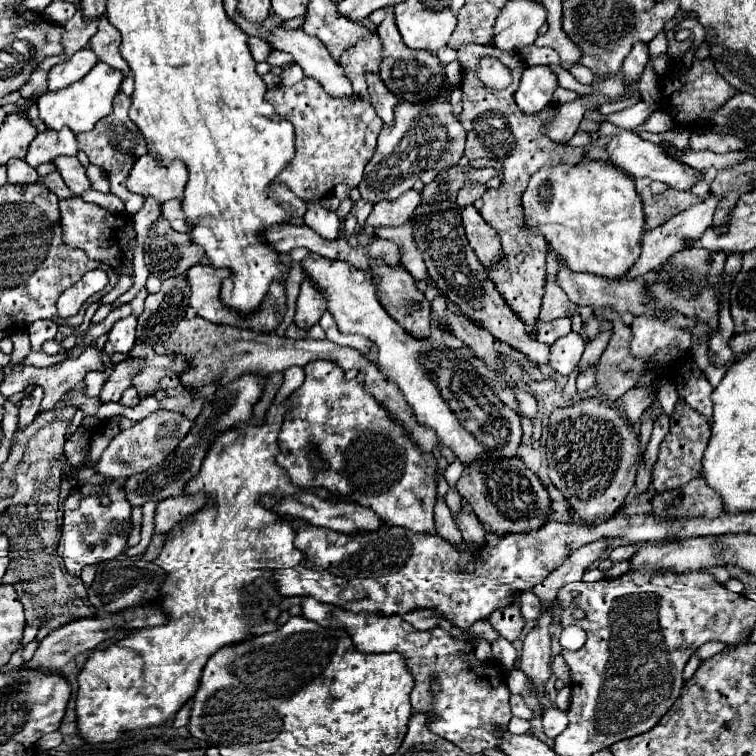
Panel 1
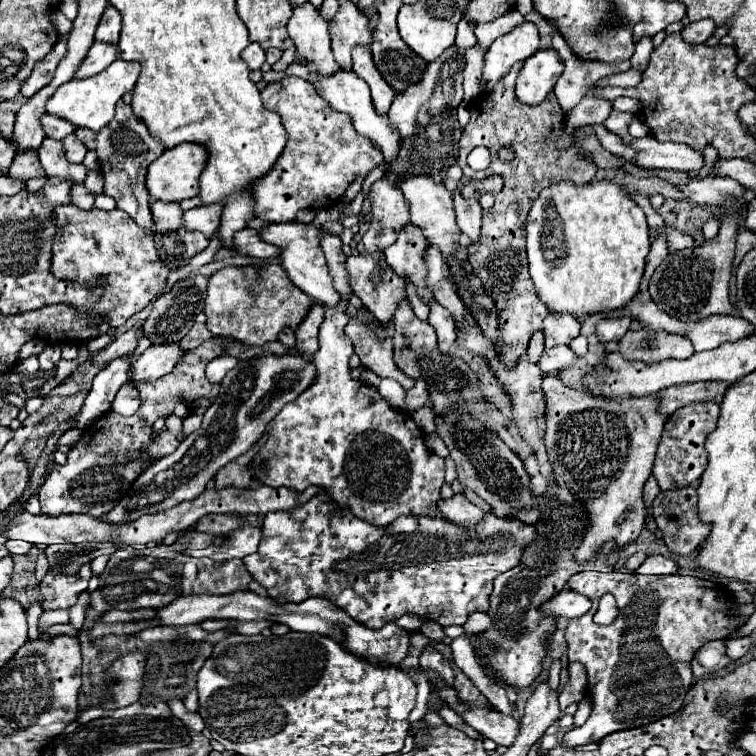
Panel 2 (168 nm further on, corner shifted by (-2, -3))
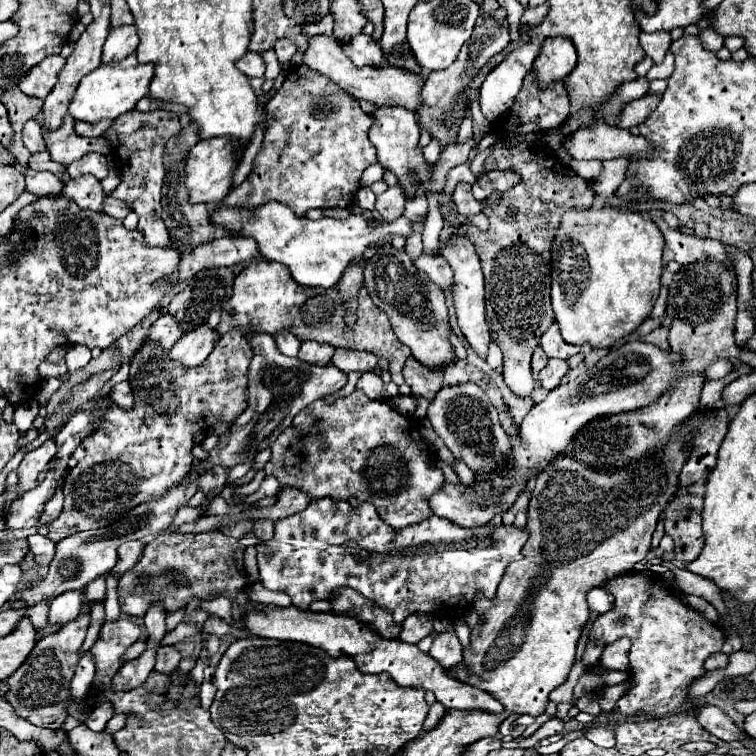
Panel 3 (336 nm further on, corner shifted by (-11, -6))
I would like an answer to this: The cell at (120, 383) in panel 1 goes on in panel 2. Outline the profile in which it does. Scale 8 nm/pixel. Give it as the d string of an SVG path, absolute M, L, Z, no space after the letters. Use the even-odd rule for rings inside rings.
M176 343L148 347L130 369L130 385L134 385L136 381L160 379L162 375L174 369L180 355L182 355L182 349Z

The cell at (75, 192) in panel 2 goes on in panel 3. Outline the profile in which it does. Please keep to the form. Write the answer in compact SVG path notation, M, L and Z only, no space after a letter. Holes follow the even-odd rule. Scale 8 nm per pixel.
M107 196L107 198L105 198L105 204L103 204L103 212L109 214L109 216L113 216L113 218L123 220L123 218L131 212L131 206L127 206L125 202L119 202L119 200L113 198L113 196Z

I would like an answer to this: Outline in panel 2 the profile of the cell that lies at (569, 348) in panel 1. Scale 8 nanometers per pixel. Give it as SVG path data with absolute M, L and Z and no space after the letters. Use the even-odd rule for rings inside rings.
M558 345L552 349L544 349L538 367L542 369L542 373L554 373L566 365L572 365L576 359L578 355L568 345Z

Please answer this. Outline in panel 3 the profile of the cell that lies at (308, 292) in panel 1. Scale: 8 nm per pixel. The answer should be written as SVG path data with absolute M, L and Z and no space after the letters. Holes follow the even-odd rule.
M303 342L301 350L299 350L299 360L307 362L307 364L315 364L315 366L327 366L331 362L335 348L327 346L327 344L317 344L317 342Z

